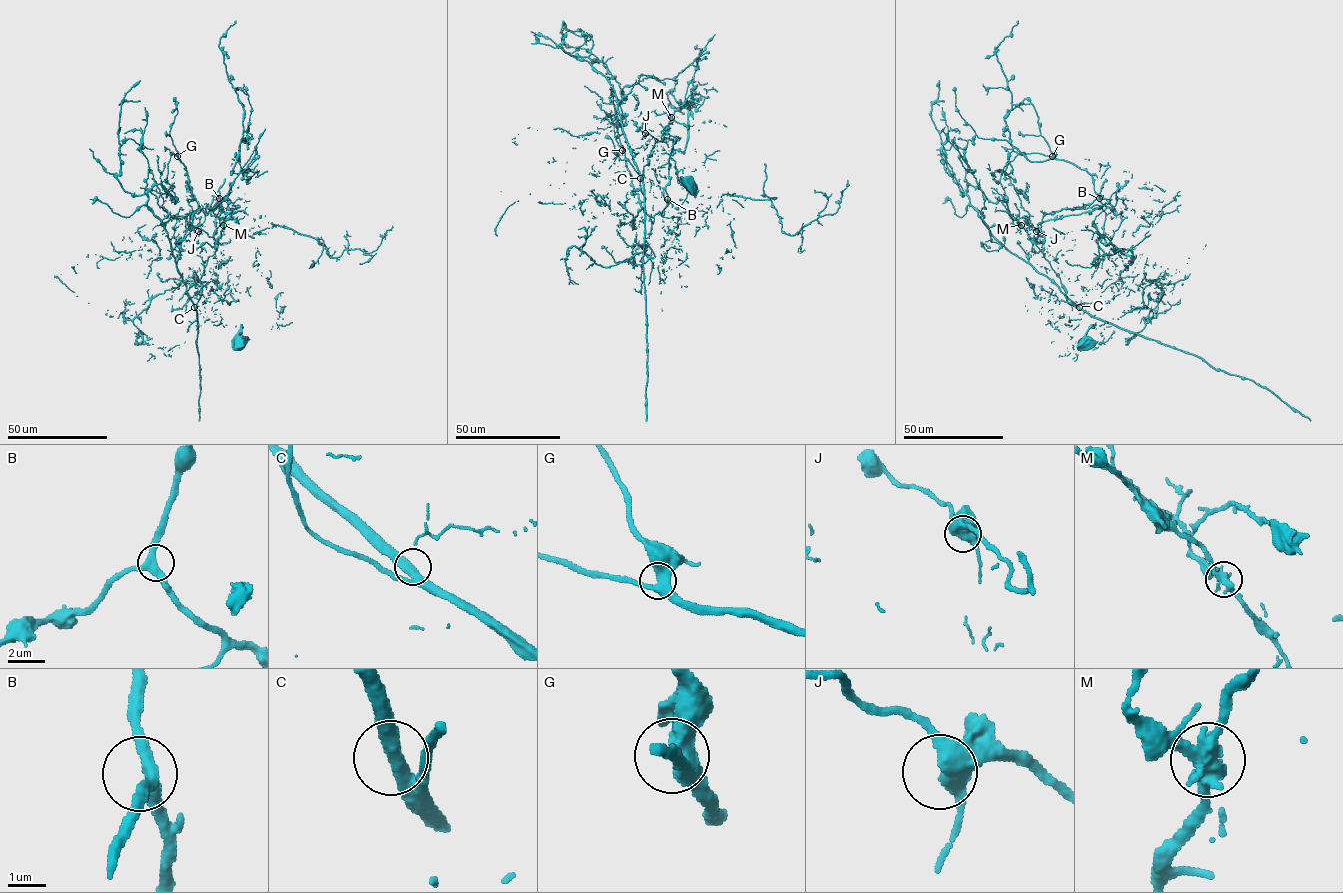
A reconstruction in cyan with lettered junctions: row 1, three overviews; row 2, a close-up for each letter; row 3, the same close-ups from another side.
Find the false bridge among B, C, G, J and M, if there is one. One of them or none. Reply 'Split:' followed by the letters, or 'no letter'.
Split: M

